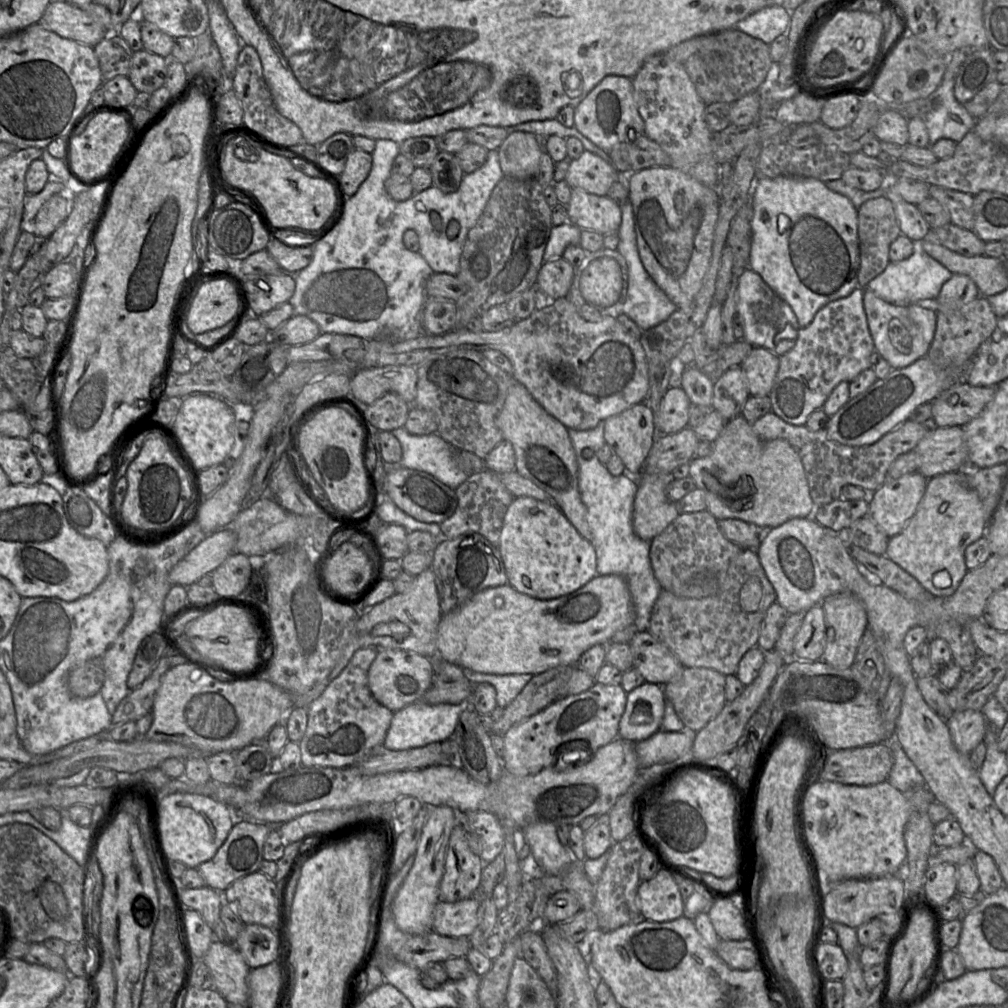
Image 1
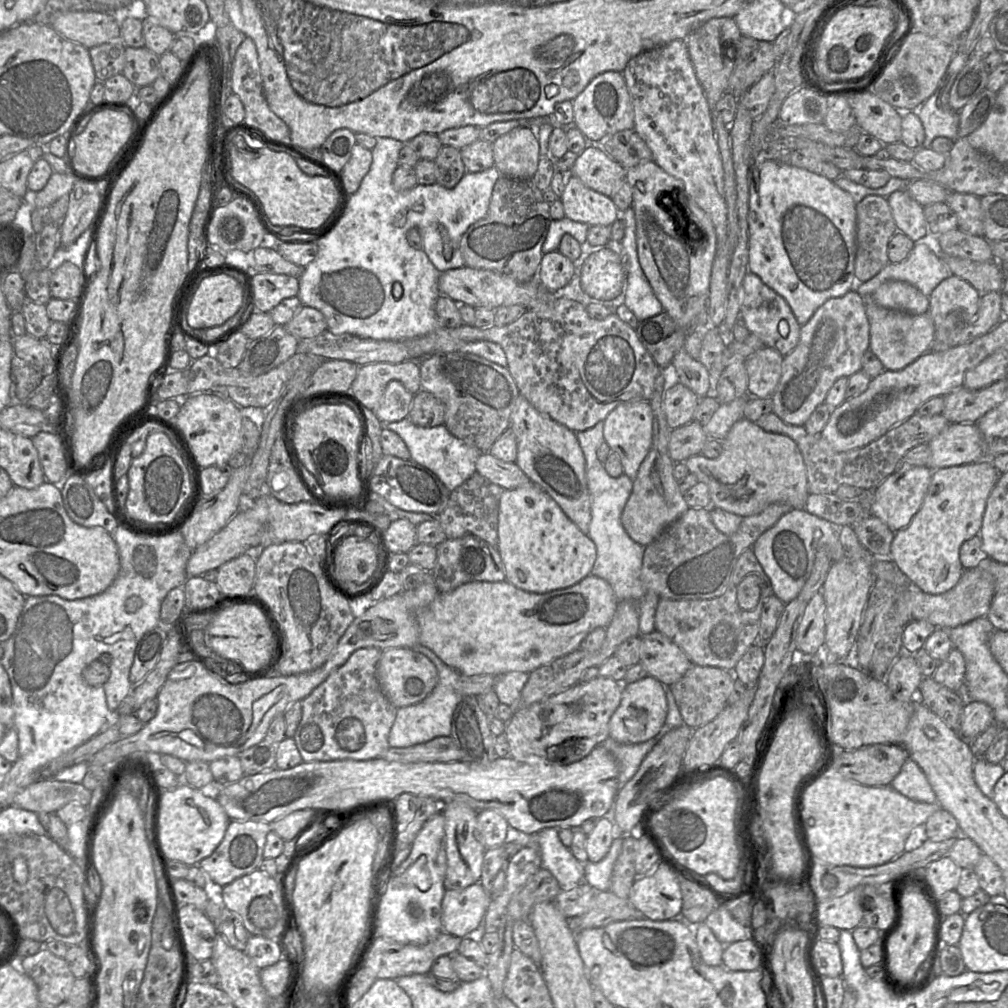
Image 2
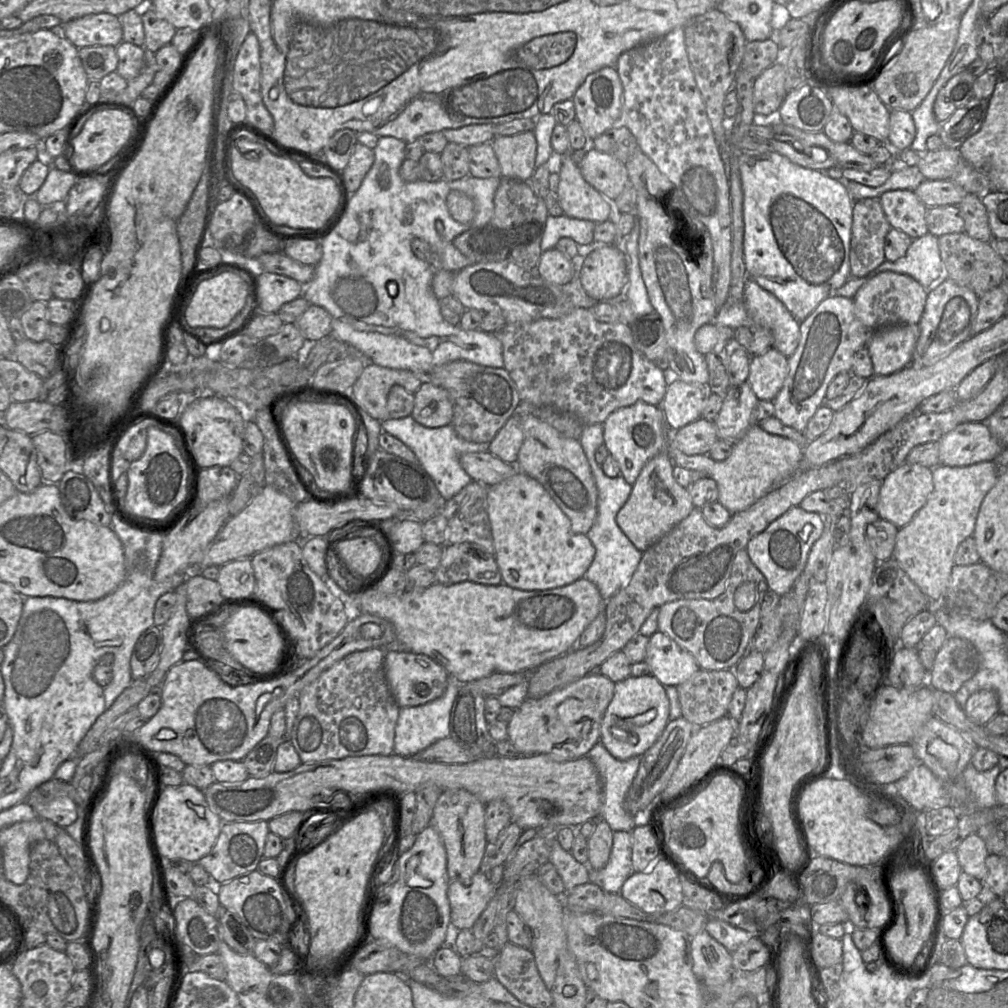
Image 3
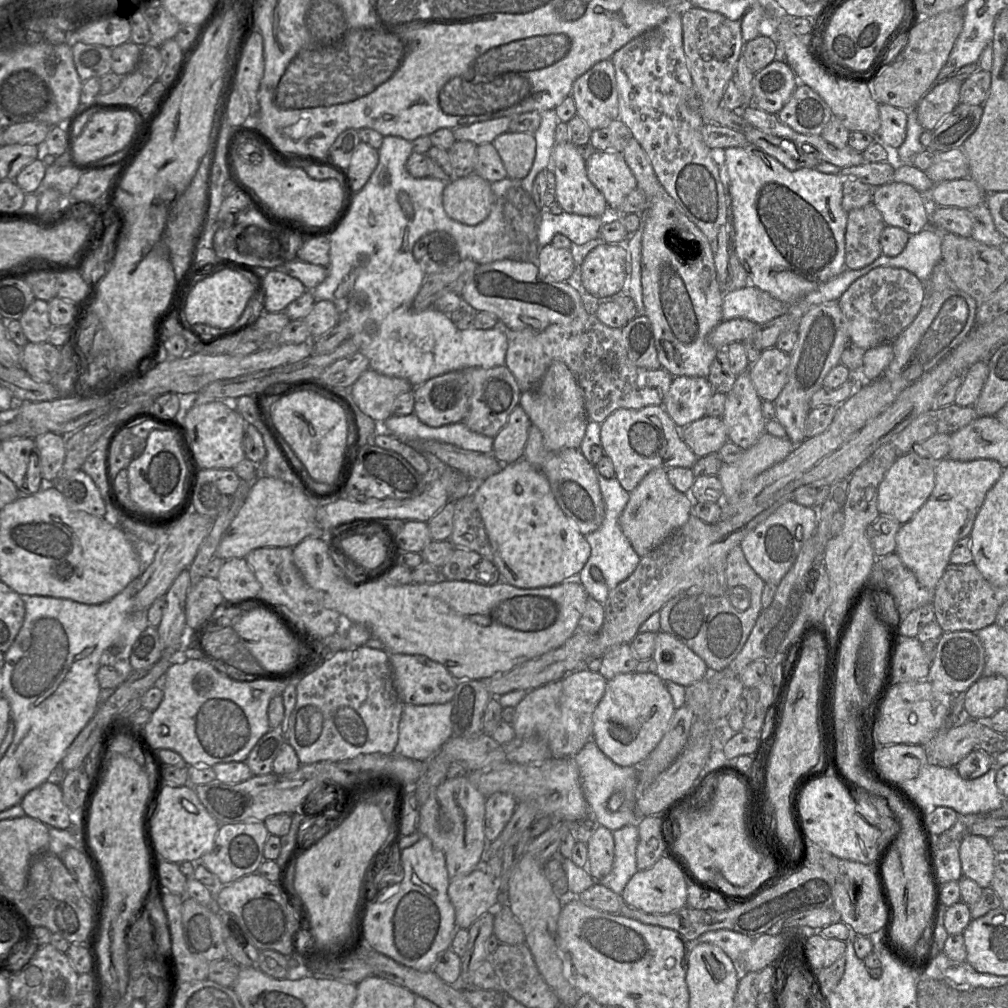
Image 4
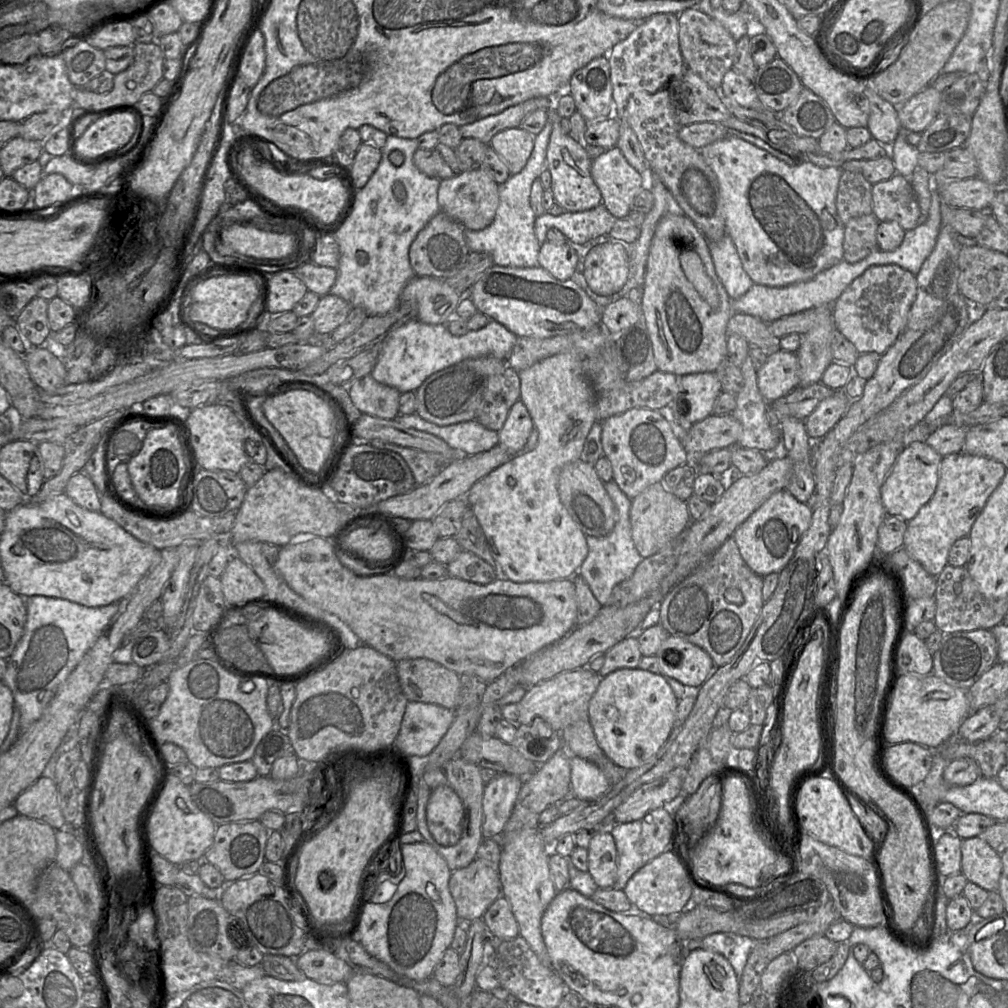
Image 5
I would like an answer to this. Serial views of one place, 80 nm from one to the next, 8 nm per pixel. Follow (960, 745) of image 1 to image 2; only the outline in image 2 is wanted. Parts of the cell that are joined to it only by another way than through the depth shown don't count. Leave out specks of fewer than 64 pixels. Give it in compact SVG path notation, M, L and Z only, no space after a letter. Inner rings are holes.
M973 701L963 707L958 733L965 740L972 741L994 722L991 707L986 703Z

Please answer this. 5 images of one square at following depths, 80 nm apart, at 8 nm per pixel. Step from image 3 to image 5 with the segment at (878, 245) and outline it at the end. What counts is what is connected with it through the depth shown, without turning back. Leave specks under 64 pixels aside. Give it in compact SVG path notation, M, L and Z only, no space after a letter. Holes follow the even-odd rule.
M871 213L853 218L845 225L844 260L858 262L879 248L876 237L879 223Z

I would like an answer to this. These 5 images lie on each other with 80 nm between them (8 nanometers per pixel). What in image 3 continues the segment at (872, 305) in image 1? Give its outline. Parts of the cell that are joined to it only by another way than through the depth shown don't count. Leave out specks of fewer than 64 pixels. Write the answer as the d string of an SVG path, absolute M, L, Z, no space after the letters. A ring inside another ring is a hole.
M898 325L873 331L867 349L874 376L886 376L909 366L918 337L917 325Z

